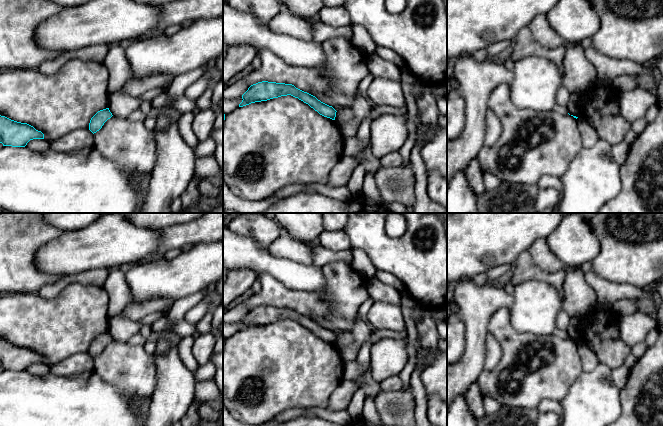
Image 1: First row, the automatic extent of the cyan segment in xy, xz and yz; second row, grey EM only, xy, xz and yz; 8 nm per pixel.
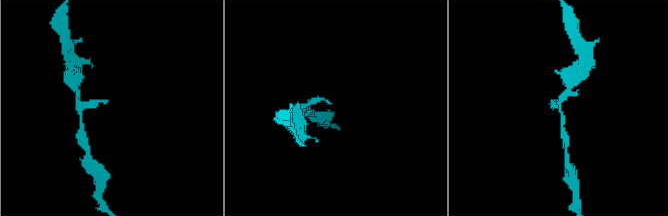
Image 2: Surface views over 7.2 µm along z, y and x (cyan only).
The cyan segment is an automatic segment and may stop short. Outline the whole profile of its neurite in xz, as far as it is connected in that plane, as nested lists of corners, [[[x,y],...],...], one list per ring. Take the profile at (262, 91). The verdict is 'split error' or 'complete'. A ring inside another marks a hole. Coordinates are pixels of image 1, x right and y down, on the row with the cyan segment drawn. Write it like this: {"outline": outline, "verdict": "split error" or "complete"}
{"outline": [[[262,81],[251,85],[242,95],[243,100],[239,107],[287,95],[291,95],[308,104],[320,115],[335,120],[337,111],[332,106],[321,102],[315,96],[296,88],[292,84],[285,83]]], "verdict": "complete"}

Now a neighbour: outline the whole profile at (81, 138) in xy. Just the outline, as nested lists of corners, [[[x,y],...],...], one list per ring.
[[[81,128],[50,142],[50,150],[56,152],[69,152],[76,149],[93,147],[94,136],[89,128]]]

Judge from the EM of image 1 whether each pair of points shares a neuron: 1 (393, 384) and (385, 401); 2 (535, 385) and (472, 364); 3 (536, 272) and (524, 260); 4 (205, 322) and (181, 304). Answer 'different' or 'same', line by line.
1: different
2: different
3: same
4: different

